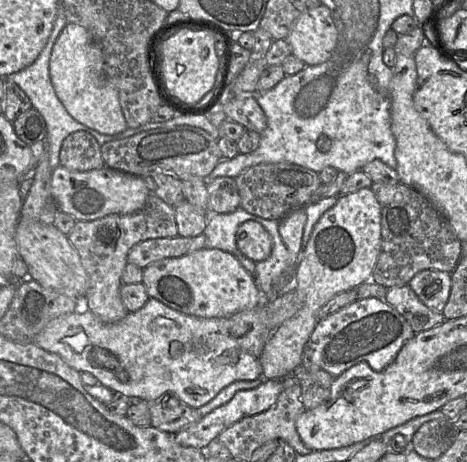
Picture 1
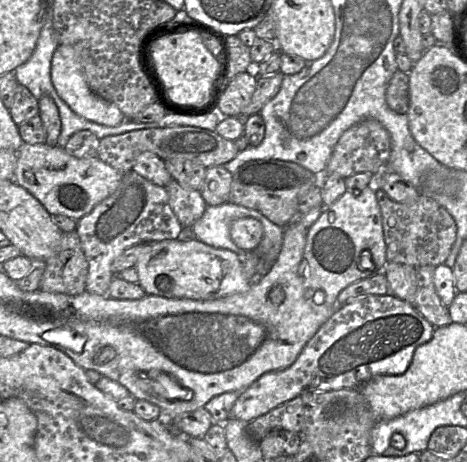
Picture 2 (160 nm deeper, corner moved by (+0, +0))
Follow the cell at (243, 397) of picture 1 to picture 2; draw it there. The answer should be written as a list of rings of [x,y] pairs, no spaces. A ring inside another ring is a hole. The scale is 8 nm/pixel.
[[[393,294],[358,297],[339,306],[292,365],[263,374],[241,392],[229,417],[251,422],[304,392],[359,389],[375,376],[401,375],[408,369],[416,348],[428,342],[434,331],[435,327],[414,305]],[[313,378],[320,378],[318,387],[312,385]]]

